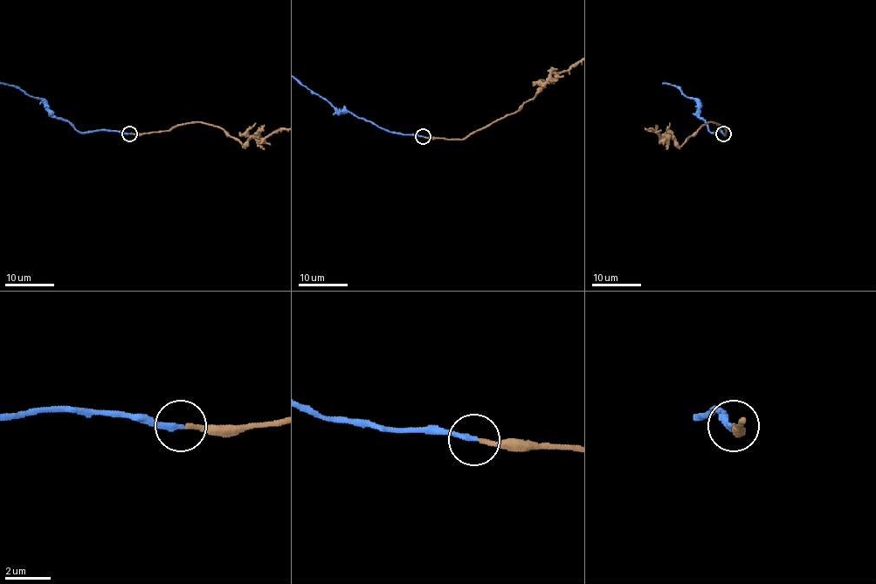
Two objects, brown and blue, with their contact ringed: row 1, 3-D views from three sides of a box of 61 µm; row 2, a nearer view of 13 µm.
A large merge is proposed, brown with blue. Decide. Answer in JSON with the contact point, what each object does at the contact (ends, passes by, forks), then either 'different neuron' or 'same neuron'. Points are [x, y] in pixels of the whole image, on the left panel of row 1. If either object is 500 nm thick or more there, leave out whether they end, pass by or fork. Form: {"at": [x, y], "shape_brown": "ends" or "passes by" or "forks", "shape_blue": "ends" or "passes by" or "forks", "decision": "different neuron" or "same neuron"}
{"at": [129, 133], "shape_brown": "ends", "shape_blue": "ends", "decision": "same neuron"}

